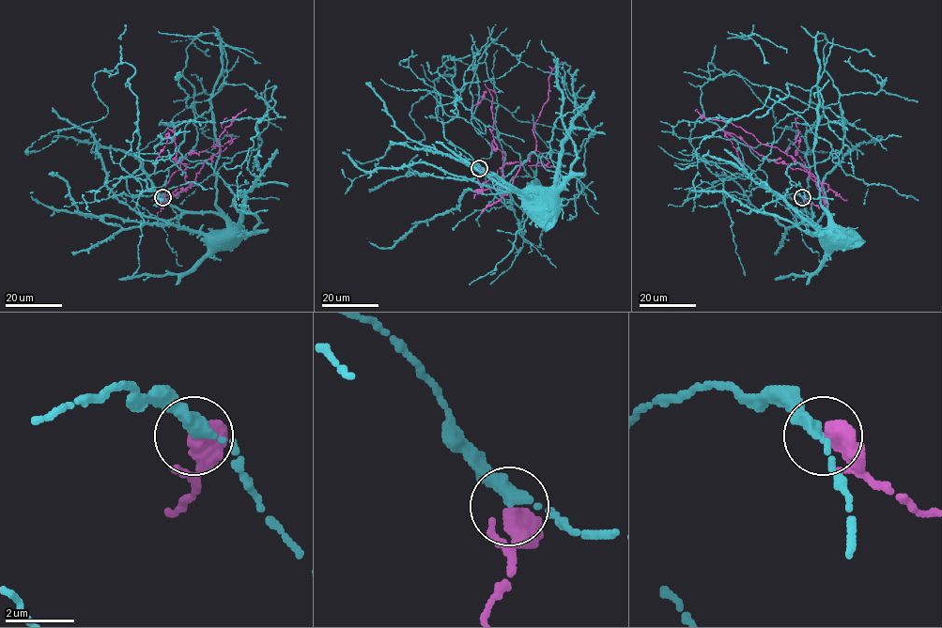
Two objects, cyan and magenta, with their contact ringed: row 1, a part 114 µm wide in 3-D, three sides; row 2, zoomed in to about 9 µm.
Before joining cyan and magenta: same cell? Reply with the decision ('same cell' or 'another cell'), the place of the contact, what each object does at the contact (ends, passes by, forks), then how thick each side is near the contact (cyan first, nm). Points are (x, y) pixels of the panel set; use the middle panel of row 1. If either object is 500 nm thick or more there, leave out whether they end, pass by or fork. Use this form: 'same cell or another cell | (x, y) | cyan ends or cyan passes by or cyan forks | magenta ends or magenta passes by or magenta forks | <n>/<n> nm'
another cell | (479, 168) | 300/550 nm

